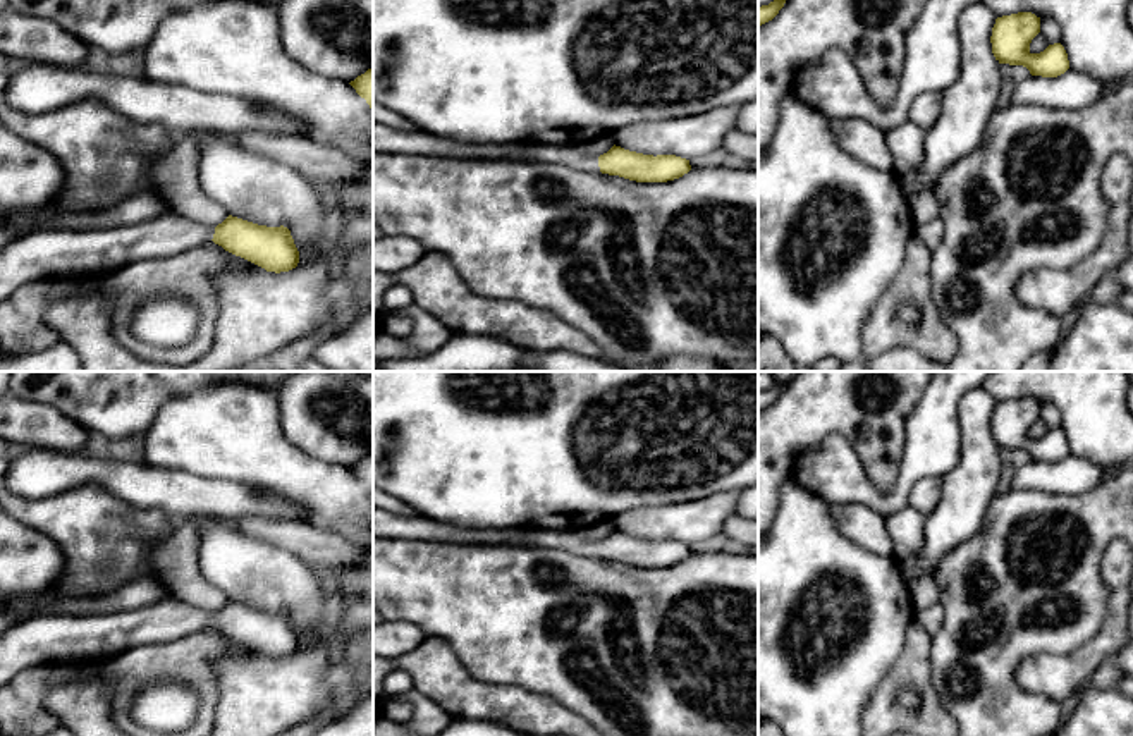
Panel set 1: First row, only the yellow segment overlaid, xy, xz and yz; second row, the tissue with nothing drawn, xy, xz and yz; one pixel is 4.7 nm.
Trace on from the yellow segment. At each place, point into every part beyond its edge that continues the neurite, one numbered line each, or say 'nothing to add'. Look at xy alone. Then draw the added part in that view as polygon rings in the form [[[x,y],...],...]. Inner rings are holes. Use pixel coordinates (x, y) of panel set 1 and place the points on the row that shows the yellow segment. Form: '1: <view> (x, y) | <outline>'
1: xy (48, 253) | [[[162,210],[155,218],[113,229],[40,229],[0,249],[0,303],[19,287],[41,279],[93,277],[146,258],[167,258],[211,242],[215,227]]]

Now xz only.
1: xz (576, 157) | [[[514,143],[521,153],[521,162],[552,162],[578,170],[600,172],[598,156],[585,151],[583,144],[531,144]]]

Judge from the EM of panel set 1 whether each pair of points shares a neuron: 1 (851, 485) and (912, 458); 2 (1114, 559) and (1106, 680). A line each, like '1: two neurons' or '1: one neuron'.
1: one neuron
2: two neurons

